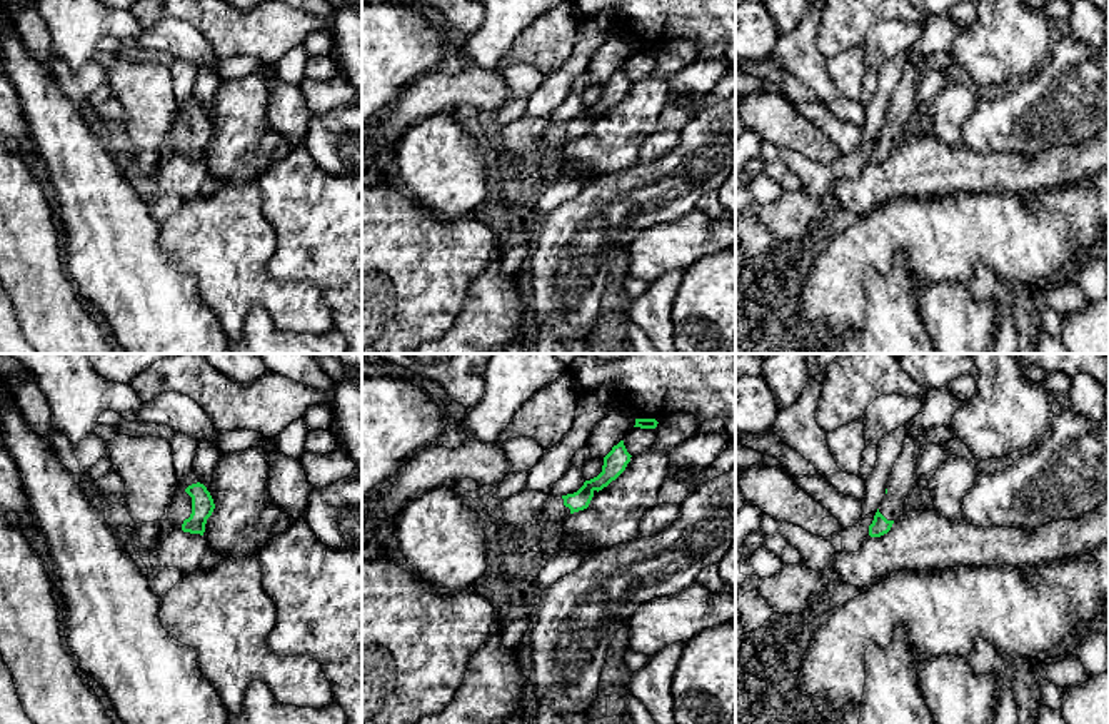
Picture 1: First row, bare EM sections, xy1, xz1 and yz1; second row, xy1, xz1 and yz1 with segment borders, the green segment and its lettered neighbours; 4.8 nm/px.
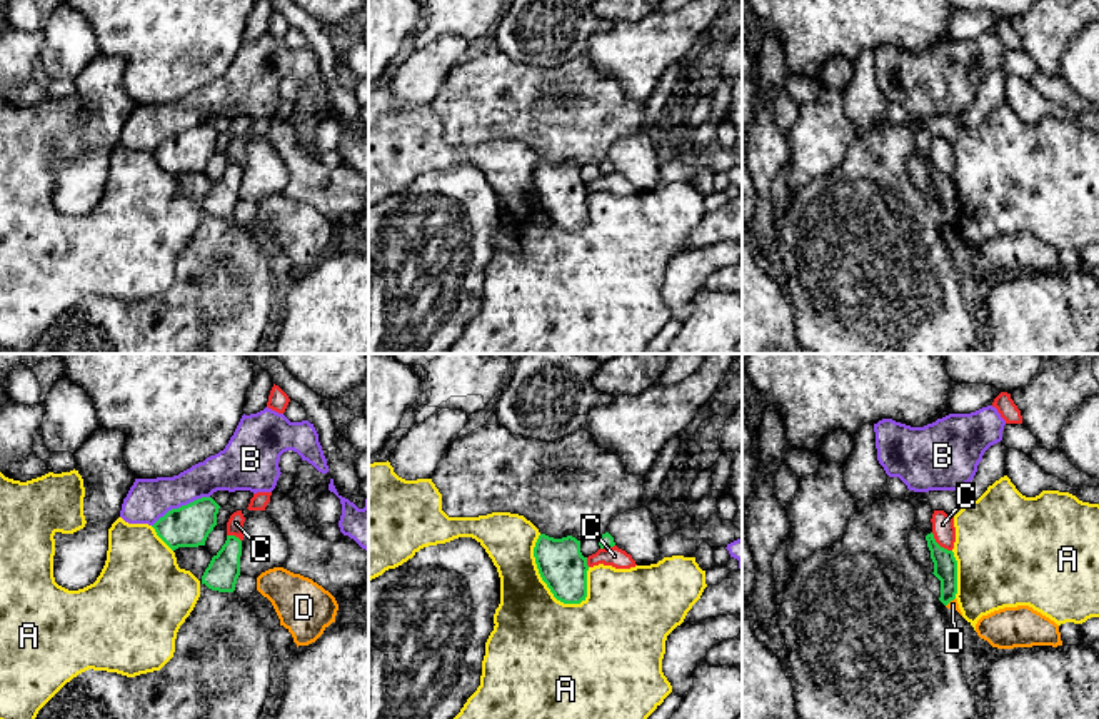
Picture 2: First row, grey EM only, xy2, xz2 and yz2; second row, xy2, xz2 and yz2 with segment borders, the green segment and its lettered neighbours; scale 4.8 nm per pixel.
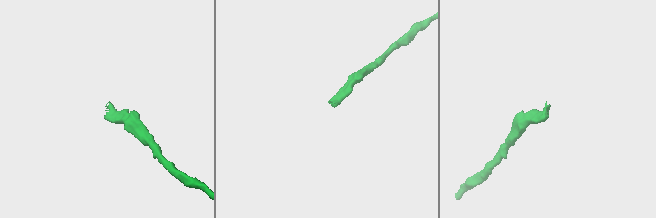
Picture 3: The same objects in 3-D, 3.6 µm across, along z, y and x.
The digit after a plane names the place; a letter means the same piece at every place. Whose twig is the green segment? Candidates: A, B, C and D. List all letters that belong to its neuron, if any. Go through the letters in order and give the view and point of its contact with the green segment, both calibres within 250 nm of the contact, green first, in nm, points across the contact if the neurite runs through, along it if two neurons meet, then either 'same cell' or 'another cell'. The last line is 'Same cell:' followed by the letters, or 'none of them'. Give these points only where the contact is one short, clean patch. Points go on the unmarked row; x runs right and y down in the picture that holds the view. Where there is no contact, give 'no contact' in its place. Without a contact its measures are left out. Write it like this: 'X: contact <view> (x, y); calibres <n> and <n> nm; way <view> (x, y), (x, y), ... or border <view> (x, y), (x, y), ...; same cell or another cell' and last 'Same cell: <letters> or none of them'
A: contact xz2 (541, 202); calibres 220 and 360 nm; another cell
B: contact xy2 (182, 132); calibres 200 and 200 nm; another cell
C: contact yz2 (938, 170); calibres 110 and 110 nm; another cell
D: contact yz2 (949, 227); calibres 110 and 50 nm; border yz2 (954, 224), (946, 232); another cell
Same cell: none of them

